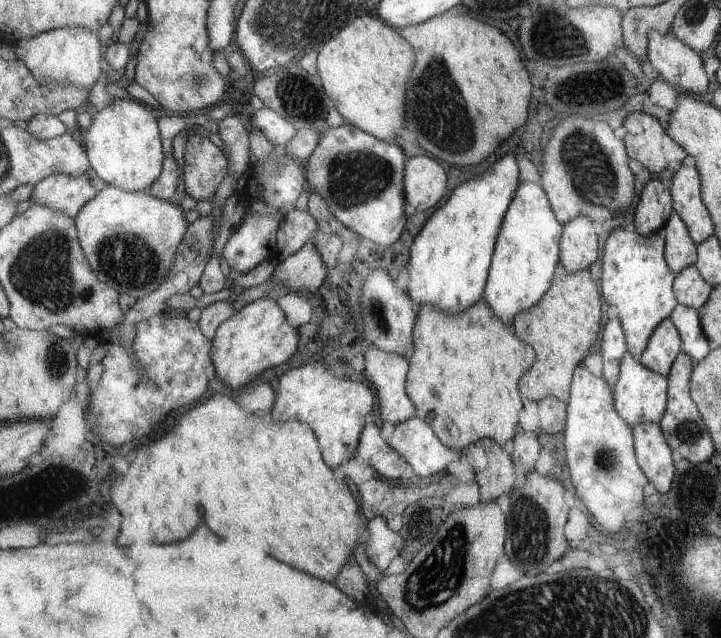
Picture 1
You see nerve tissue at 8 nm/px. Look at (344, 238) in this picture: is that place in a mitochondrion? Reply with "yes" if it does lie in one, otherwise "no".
no

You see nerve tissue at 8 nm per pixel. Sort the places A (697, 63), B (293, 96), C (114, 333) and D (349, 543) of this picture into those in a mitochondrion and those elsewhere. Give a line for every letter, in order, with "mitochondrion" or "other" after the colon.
A: other
B: mitochondrion
C: other
D: other

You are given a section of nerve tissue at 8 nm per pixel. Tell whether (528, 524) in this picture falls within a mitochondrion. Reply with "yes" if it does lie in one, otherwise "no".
yes

